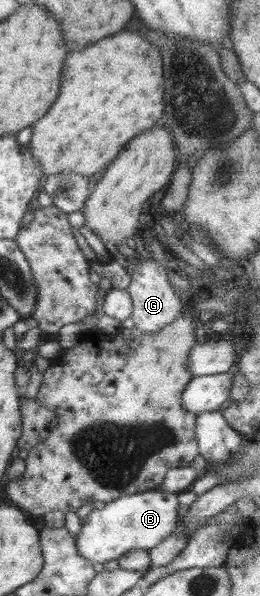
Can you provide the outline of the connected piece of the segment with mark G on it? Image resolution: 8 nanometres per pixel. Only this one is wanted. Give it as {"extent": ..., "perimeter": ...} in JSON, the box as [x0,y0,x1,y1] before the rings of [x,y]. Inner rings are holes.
{"extent":[126,258,182,333],"perimeter":[[[140,258],[131,275],[131,282],[126,290],[132,299],[132,314],[130,315],[135,324],[134,329],[152,333],[167,325],[170,325],[177,314],[182,313],[181,299],[175,288],[169,283],[169,275],[166,269],[155,259]]]}

